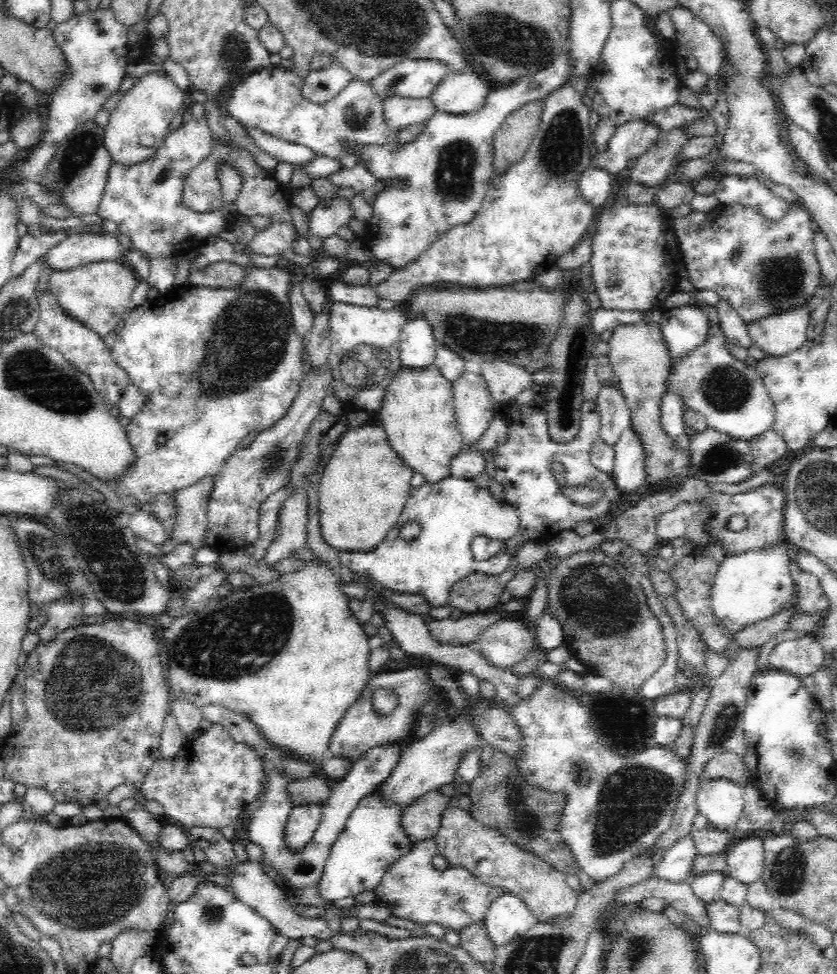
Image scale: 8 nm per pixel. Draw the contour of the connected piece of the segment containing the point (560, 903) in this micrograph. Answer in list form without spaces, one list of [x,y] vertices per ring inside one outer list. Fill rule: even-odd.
[[[458,804],[446,810],[442,818],[442,828],[436,836],[436,846],[438,854],[446,858],[448,868],[466,868],[478,878],[478,882],[520,896],[540,924],[548,922],[552,916],[572,914],[576,910],[580,894],[576,894],[568,886],[564,872],[556,870],[552,864],[540,860],[538,856],[518,848],[496,830],[486,828],[484,824],[474,820],[470,812],[460,810]]]

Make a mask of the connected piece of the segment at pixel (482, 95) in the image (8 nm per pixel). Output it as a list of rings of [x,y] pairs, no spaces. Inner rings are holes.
[[[478,72],[446,74],[438,88],[434,88],[430,102],[436,112],[466,114],[478,110],[488,94],[488,86]]]

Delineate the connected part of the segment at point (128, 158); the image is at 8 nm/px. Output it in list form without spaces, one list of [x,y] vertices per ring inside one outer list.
[[[154,70],[146,72],[136,84],[122,96],[120,104],[110,116],[110,124],[106,126],[106,150],[114,158],[116,164],[142,164],[144,160],[152,158],[162,142],[168,136],[168,126],[176,118],[178,110],[186,104],[186,94],[182,92],[168,70]]]

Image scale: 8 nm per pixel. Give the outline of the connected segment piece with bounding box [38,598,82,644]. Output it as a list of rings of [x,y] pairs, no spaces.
[[[70,598],[56,600],[56,604],[48,608],[48,622],[38,632],[40,644],[48,644],[62,632],[70,630],[74,626],[74,618],[80,614],[82,614],[82,600],[70,600]]]

